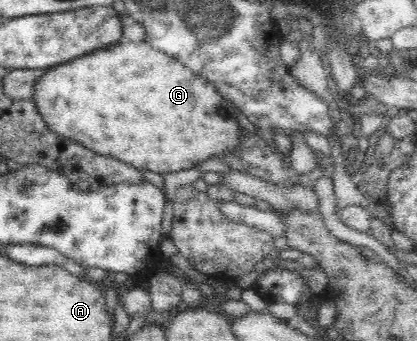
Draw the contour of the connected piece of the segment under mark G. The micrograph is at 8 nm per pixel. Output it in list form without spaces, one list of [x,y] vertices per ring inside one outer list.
[[[122,39],[108,48],[98,48],[84,56],[46,68],[34,80],[32,100],[38,116],[48,130],[80,143],[92,152],[111,156],[139,171],[151,170],[160,175],[193,168],[194,162],[234,152],[238,146],[240,125],[224,106],[224,97],[214,85],[194,75],[188,67],[174,61],[146,41]]]

